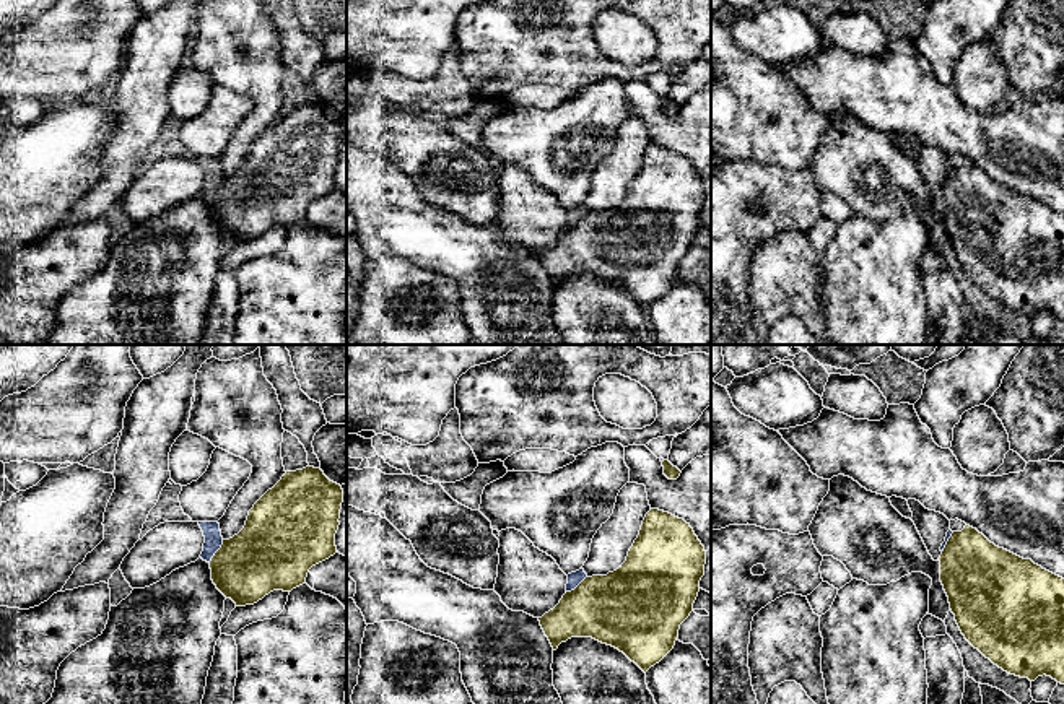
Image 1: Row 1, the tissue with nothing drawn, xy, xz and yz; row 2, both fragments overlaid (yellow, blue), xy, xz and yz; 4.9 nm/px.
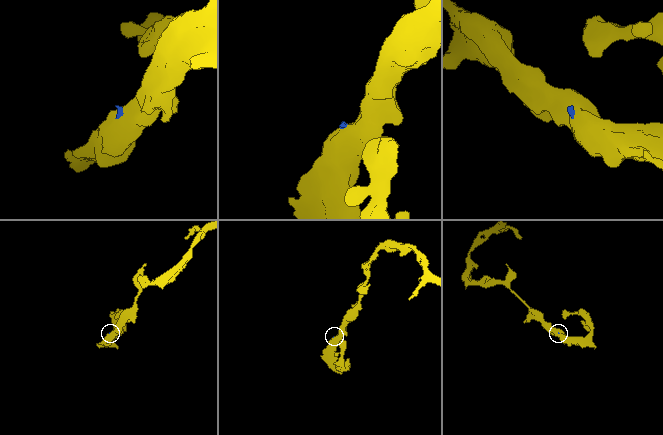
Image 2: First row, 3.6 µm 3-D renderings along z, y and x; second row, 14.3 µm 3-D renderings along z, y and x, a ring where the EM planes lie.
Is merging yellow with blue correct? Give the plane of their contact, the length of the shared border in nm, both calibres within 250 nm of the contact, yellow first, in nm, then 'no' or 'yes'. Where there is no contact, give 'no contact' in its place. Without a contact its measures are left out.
meets yellow in xy; contact 130 nm long; 360 nm thick on the yellow side, 90 nm on the other; yes

